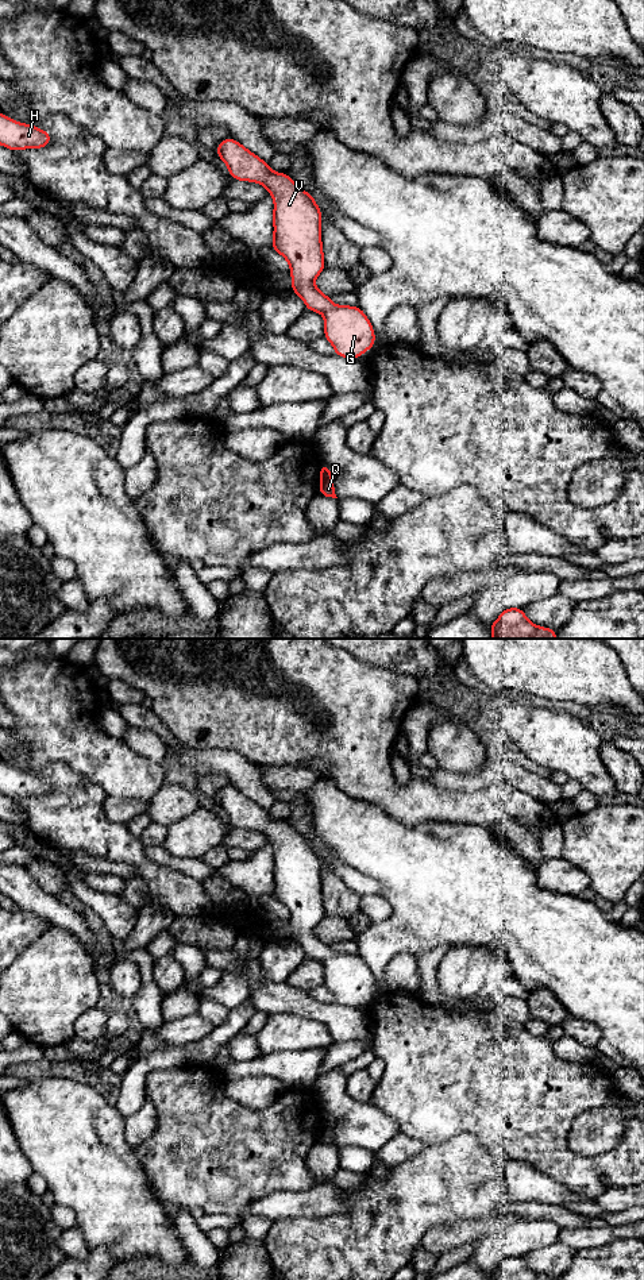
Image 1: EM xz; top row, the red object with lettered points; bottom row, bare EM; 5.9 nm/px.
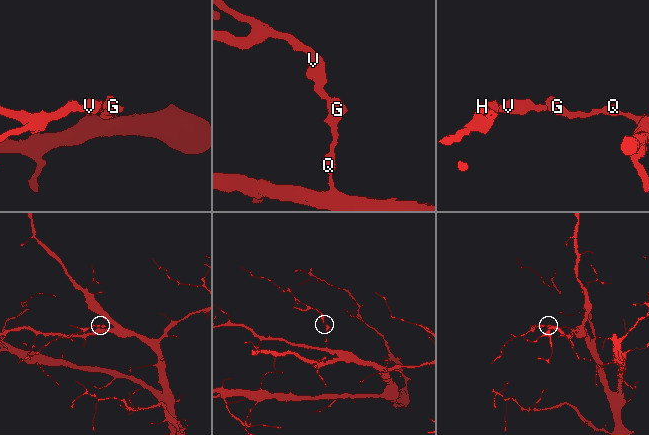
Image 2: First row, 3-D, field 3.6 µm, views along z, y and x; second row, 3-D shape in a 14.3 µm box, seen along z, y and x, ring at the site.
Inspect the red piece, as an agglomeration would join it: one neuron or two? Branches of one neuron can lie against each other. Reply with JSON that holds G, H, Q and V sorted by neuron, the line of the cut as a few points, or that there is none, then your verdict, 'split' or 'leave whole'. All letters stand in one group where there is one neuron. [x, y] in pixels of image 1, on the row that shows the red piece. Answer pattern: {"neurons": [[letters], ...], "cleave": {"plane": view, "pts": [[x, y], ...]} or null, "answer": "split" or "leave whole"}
{"neurons": [["G", "H", "Q", "V"]], "cleave": null, "answer": "leave whole"}

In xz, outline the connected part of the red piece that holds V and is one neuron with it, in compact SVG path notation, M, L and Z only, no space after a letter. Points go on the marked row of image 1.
M231 136L217 144L216 155L224 161L234 180L261 184L273 196L271 248L290 265L290 290L302 298L306 311L324 315L324 338L335 347L333 355L355 361L369 351L375 344L375 334L365 312L358 306L335 305L315 286L325 263L323 212L313 196L286 173L271 171L266 161Z

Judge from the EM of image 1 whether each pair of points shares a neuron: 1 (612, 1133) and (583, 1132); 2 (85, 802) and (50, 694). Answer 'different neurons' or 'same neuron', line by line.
1: same neuron
2: different neurons

